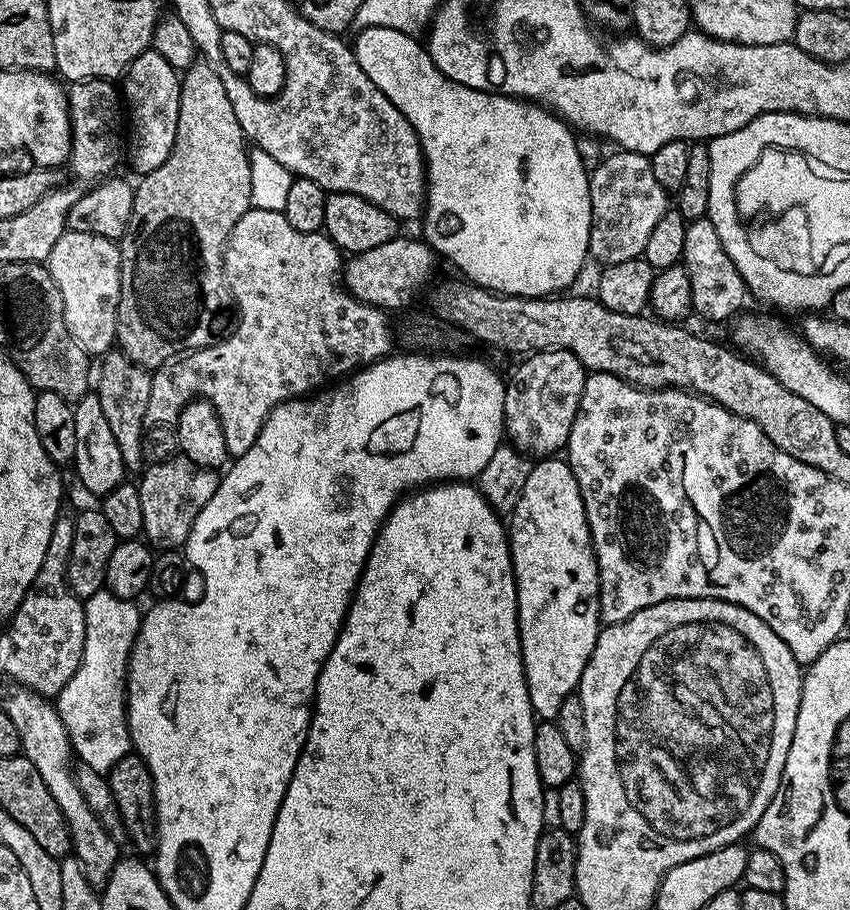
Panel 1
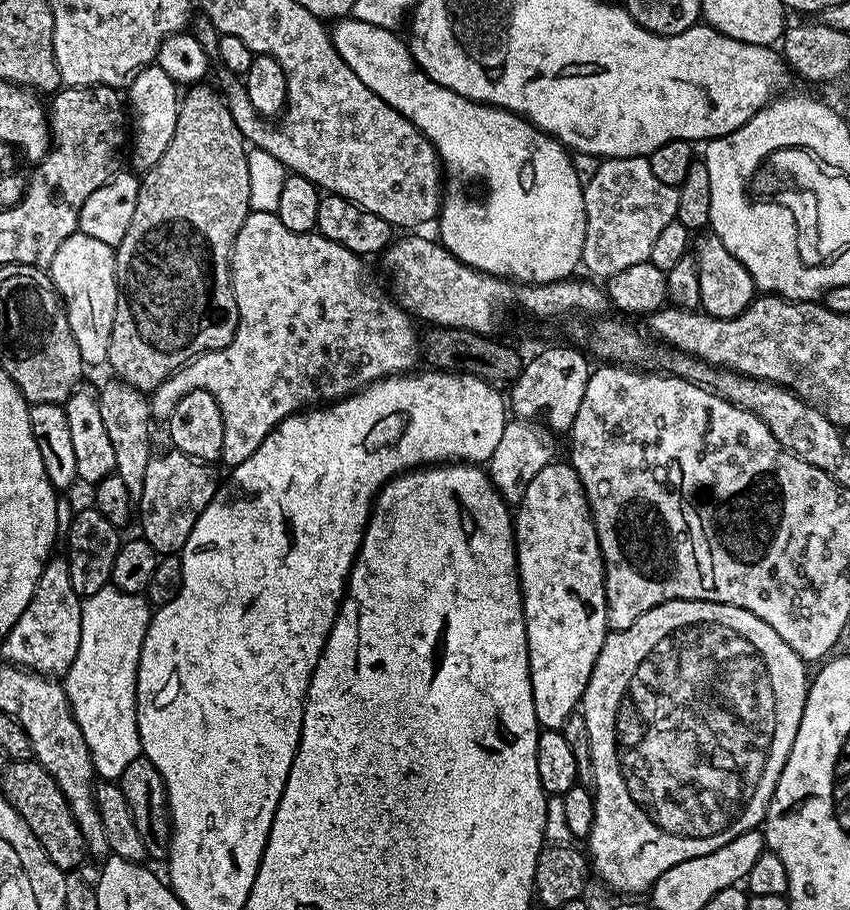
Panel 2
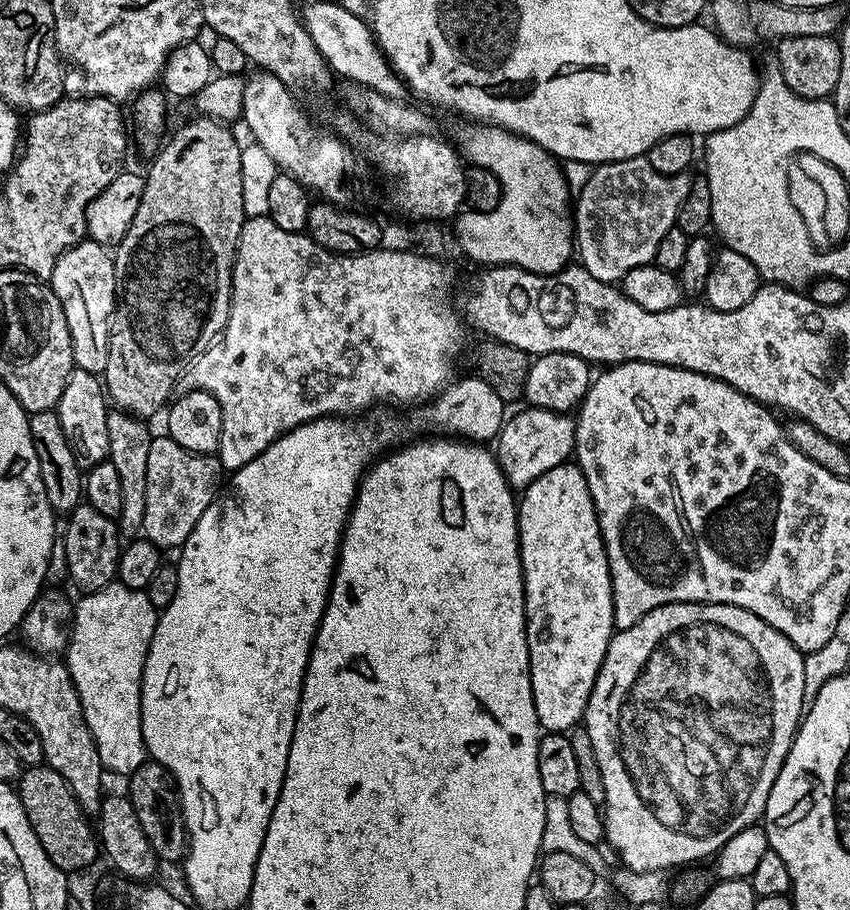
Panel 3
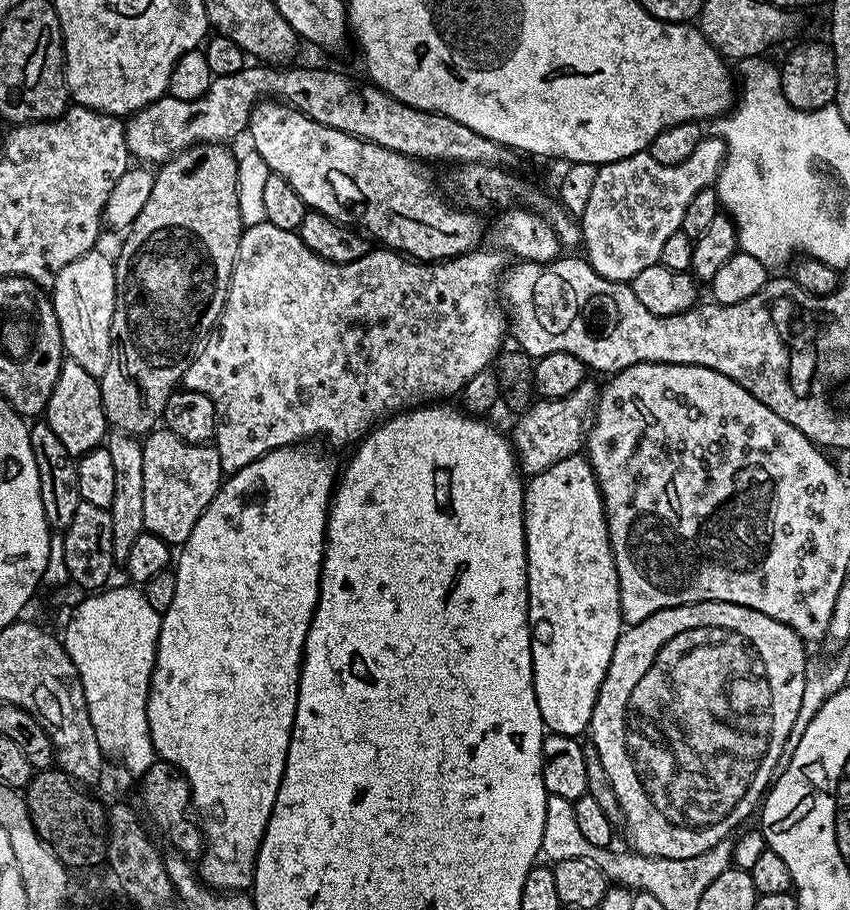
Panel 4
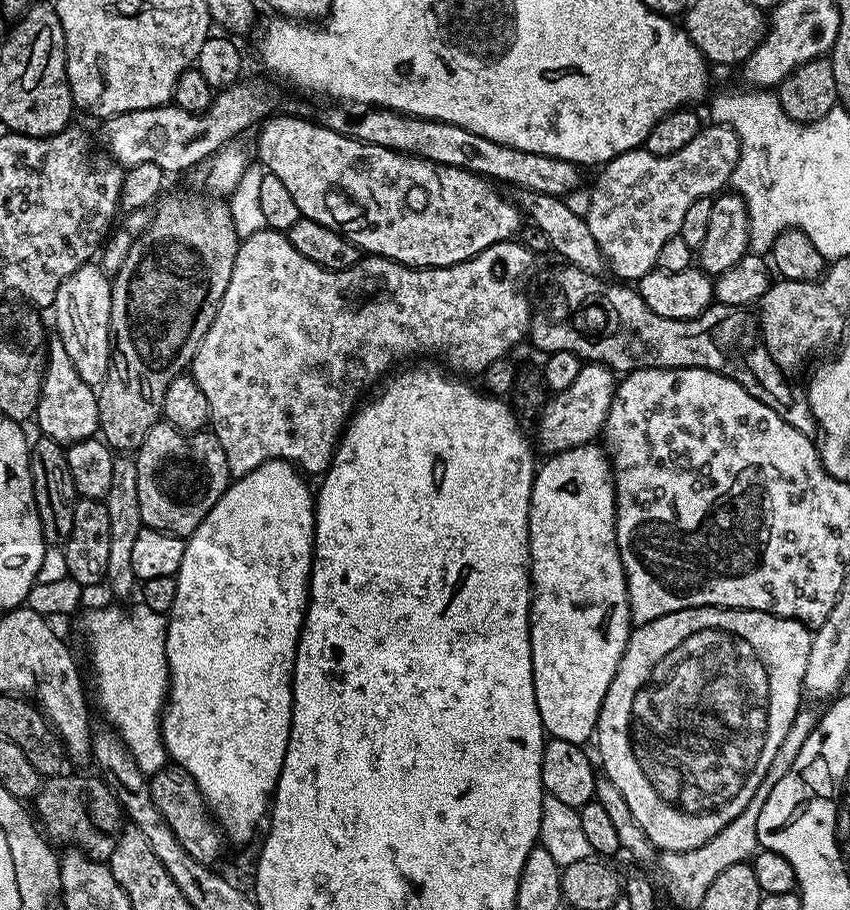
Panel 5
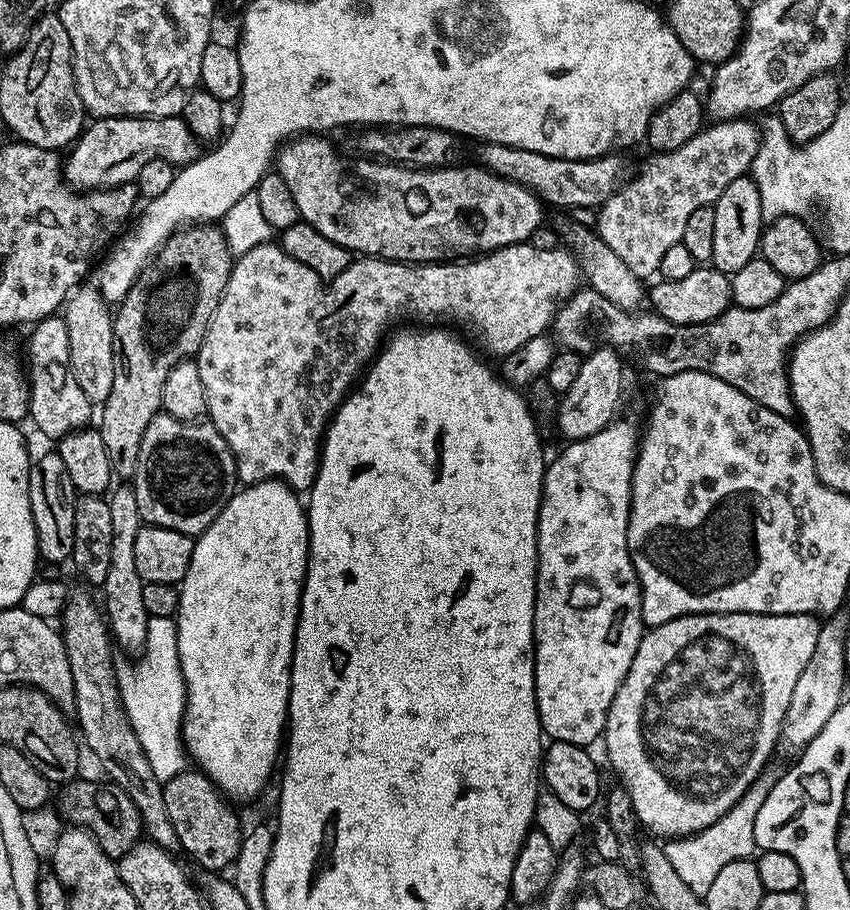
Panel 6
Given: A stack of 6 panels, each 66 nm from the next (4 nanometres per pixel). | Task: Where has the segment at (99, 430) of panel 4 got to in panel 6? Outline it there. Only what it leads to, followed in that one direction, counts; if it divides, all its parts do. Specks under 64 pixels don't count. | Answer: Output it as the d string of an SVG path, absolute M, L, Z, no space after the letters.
M63 315L47 316L39 320L31 329L32 337L28 340L28 364L26 360L26 375L28 377L28 416L36 423L36 428L44 436L49 436L52 442L59 441L61 436L77 432L79 428L89 427L94 416L94 405L86 394L82 394L82 386L78 386L76 376L70 366L70 334L66 330Z

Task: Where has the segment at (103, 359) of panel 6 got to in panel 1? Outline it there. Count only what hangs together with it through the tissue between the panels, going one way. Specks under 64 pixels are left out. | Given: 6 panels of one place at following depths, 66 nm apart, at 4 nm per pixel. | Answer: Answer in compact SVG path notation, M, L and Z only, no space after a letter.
M65 230L46 261L48 273L62 294L66 326L89 357L100 358L116 344L120 297L120 245L93 232Z

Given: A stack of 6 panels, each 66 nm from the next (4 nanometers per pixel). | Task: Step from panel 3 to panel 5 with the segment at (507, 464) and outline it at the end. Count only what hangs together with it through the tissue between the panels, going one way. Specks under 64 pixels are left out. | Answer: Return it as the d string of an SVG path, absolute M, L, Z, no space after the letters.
M599 362L581 363L578 378L566 390L555 393L540 411L535 425L536 436L545 453L555 454L591 444L603 433L604 423L610 414L610 402L616 393L617 373Z

